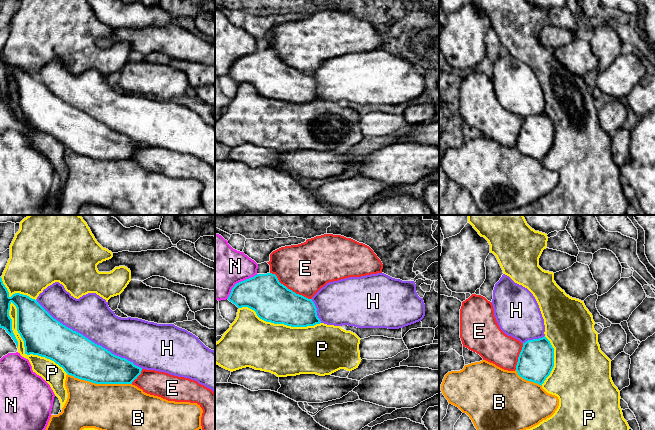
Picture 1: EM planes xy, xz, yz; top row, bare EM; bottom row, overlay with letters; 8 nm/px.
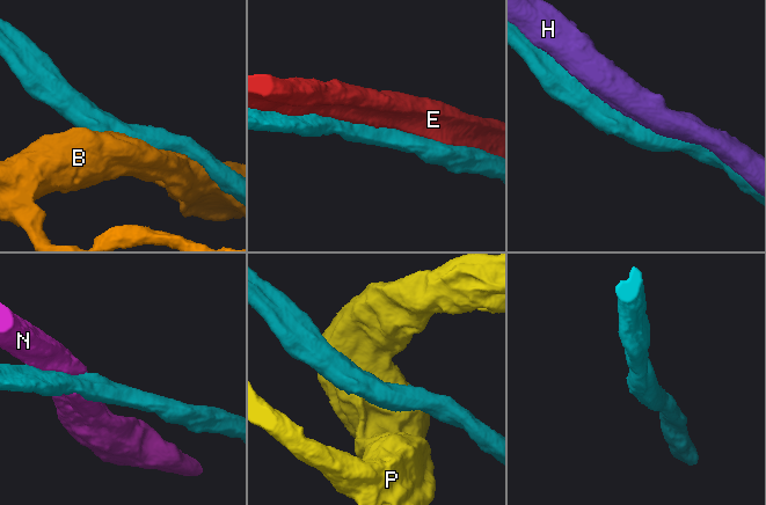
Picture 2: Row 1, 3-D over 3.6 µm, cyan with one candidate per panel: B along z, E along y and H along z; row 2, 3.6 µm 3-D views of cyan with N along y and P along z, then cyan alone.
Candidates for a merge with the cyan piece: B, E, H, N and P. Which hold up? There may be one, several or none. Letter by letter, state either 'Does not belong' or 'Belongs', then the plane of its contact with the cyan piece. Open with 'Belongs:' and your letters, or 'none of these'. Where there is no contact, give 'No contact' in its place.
Belongs: H
B: Does not belong. Touches cyan in xy
E: Does not belong. Touches cyan in xz
H: Belongs. Touches cyan in xy
N: Does not belong. Touches cyan in xz
P: Does not belong. Touches cyan in xy

